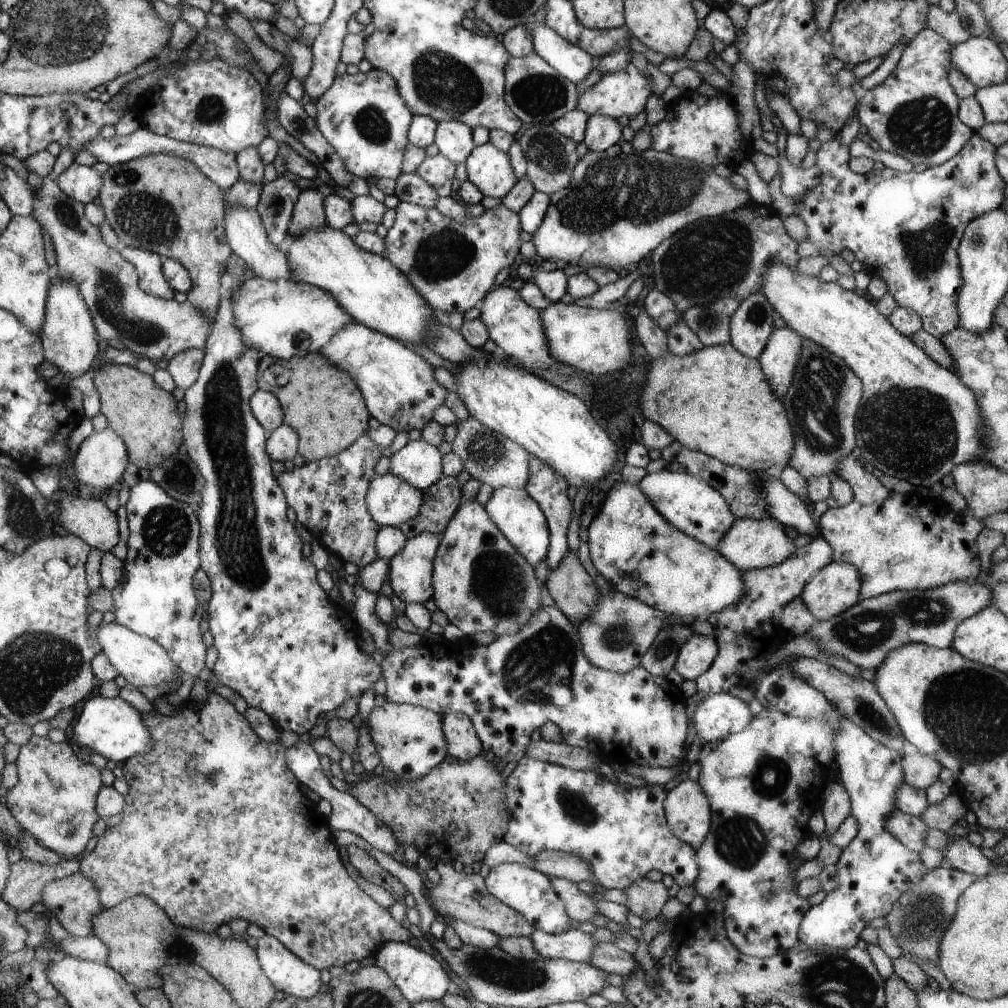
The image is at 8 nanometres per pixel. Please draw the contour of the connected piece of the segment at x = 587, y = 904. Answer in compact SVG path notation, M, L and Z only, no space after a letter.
M560 877L552 878L551 883L563 900L568 916L574 922L593 922L600 914L592 897L580 891L577 883Z

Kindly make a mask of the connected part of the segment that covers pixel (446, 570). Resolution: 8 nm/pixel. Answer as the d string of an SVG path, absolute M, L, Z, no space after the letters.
M464 500L444 530L437 556L433 560L432 600L449 622L462 630L466 640L476 632L487 630L494 632L497 637L516 634L529 623L532 615L542 608L540 598L545 583L538 580L534 569L534 565L510 544L509 539L494 524L484 505L475 500Z

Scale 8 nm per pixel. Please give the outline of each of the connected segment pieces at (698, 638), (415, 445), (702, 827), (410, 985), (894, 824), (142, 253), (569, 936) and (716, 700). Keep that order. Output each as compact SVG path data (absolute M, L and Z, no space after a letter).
M694 633L680 647L674 668L684 680L694 680L710 668L717 652L714 636Z
M424 439L409 441L390 457L389 472L423 492L444 476L444 456Z
M682 780L667 792L665 817L674 836L697 851L710 832L711 806L698 781Z
M390 941L381 944L377 948L374 958L375 964L388 973L410 1004L425 1000L440 1001L452 987L449 970L444 969L444 966L432 955L410 943Z
M894 809L885 820L885 829L906 848L919 853L925 846L925 834L929 829L919 816L912 816Z
M120 246L119 251L130 264L134 265L134 268L137 268L139 285L146 293L166 300L174 298L176 292L162 274L163 257L138 247Z
M535 929L531 934L535 949L544 959L566 959L579 963L590 963L593 957L593 950L599 943L590 933L585 933L580 929L570 929L564 934L551 935Z
M707 693L692 718L697 739L715 743L739 733L753 719L748 704L729 693Z

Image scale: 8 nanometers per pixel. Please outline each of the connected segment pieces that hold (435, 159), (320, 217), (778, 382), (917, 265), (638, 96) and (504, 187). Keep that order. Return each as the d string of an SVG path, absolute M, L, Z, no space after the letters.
M438 153L435 156L426 157L416 169L416 174L431 184L439 192L440 197L447 197L452 192L452 180L456 170L457 165L442 153Z
M305 188L300 191L293 206L289 224L289 238L304 234L305 230L320 228L327 224L325 196L318 188Z
M790 327L776 328L757 358L762 372L778 396L784 396L792 384L804 341Z
M840 132L836 133L832 140L822 143L821 147L815 154L815 164L820 169L822 176L819 178L820 182L813 188L809 188L800 194L797 194L797 216L800 216L806 223L808 231L808 239L798 245L798 254L801 258L811 257L814 255L822 255L824 258L828 258L832 255L840 255L841 250L849 250L854 254L855 258L863 263L863 268L868 269L872 276L878 276L883 279L887 284L887 292L890 293L900 307L911 308L920 316L923 329L926 332L932 334L937 339L942 338L945 334L948 334L951 330L954 330L959 326L959 314L957 311L957 298L959 288L962 286L962 277L960 272L959 256L957 248L960 244L960 237L966 228L966 225L978 216L990 212L992 209L1000 208L1002 201L1005 199L1004 189L1007 185L1004 179L1000 176L995 163L995 152L997 146L994 146L991 142L988 142L982 135L976 133L969 138L969 141L962 147L962 150L953 156L950 160L947 160L944 164L927 167L927 169L921 173L910 172L896 172L891 168L885 167L883 170L872 169L866 174L856 174L850 170L850 153L849 146L842 145L840 139Z
M631 63L618 72L602 75L596 84L587 88L580 95L577 108L582 109L582 112L585 112L589 117L602 115L617 120L622 116L628 116L631 119L645 109L650 93L651 80Z
M490 141L475 146L464 163L467 180L475 184L484 196L504 199L517 184L508 153Z

